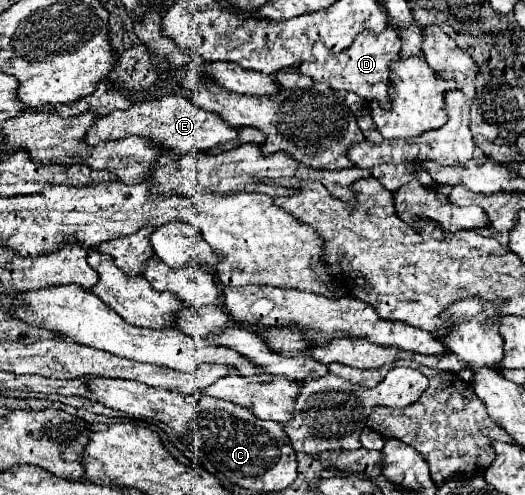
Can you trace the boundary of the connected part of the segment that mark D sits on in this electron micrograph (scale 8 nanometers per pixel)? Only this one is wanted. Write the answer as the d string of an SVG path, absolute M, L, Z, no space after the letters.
M386 27L382 33L370 33L370 31L358 33L354 43L340 53L334 53L330 49L320 49L318 59L302 63L298 71L302 75L312 77L318 83L326 83L336 91L354 91L356 95L368 101L376 99L384 103L388 101L388 85L390 85L388 63L396 61L398 55L400 55L400 37L392 27Z

